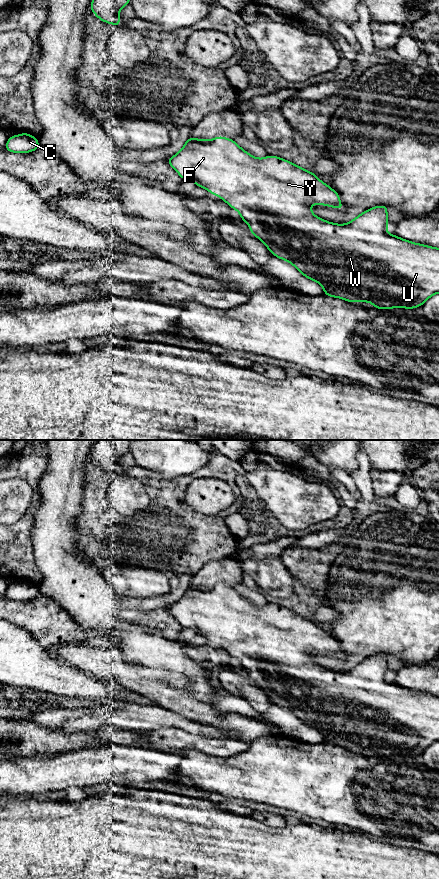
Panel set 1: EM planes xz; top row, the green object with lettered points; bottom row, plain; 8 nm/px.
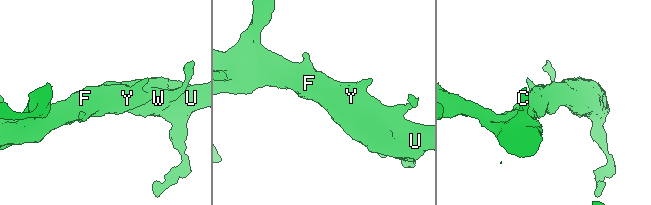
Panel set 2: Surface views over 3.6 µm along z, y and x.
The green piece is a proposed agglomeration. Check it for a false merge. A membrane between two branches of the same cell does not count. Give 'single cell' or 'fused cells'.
single cell

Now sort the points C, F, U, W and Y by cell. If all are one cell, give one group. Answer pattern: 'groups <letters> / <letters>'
groups C F U W Y

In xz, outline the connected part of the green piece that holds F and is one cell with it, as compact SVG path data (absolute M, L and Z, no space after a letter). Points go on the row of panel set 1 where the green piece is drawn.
M190 136L185 142L181 150L166 160L172 169L174 169L182 180L189 180L195 183L198 187L206 189L209 193L220 197L232 209L239 212L241 220L245 221L251 234L261 240L273 256L289 262L293 265L304 277L319 283L324 290L324 295L334 298L341 298L344 301L352 302L369 302L375 309L393 309L393 308L406 308L415 309L423 304L433 295L439 293L439 248L414 243L407 239L402 239L397 235L391 235L387 232L388 225L388 206L380 205L372 207L363 211L356 218L346 224L336 224L328 222L313 214L310 207L314 204L325 205L328 207L343 210L344 206L341 204L340 195L333 190L330 185L321 181L314 173L305 170L302 167L285 160L283 158L268 155L265 158L257 158L246 152L241 148L233 139L224 136L218 136L213 139L202 140Z

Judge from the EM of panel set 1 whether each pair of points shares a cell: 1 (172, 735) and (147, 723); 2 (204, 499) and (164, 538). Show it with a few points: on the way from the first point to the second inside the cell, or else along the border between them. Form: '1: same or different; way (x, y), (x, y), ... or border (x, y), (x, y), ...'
1: different; border (181, 728), (159, 727), (148, 731)
2: different; border (185, 487), (185, 500), (194, 509), (209, 516)

